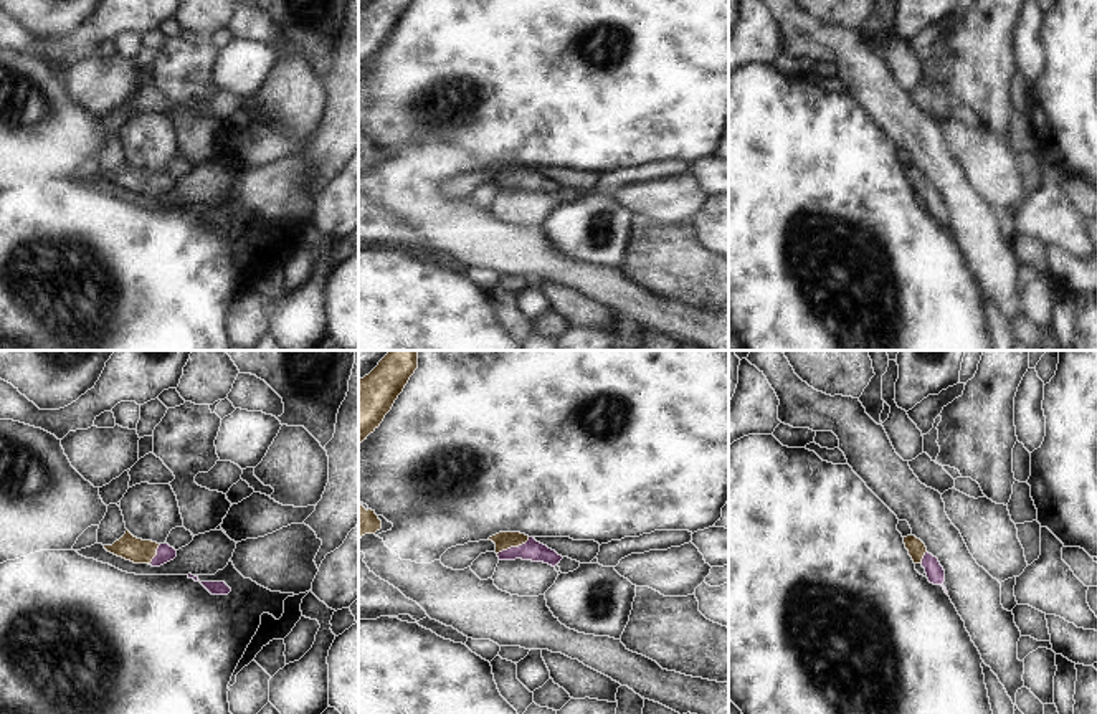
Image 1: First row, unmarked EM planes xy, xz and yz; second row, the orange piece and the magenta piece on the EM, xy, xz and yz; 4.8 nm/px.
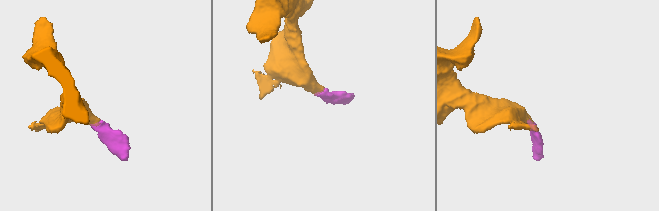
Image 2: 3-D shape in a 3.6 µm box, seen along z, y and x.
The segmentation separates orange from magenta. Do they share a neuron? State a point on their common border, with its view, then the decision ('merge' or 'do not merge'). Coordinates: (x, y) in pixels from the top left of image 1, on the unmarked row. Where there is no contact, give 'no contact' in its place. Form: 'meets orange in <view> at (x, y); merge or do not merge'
meets orange in xz at (512, 176); merge

